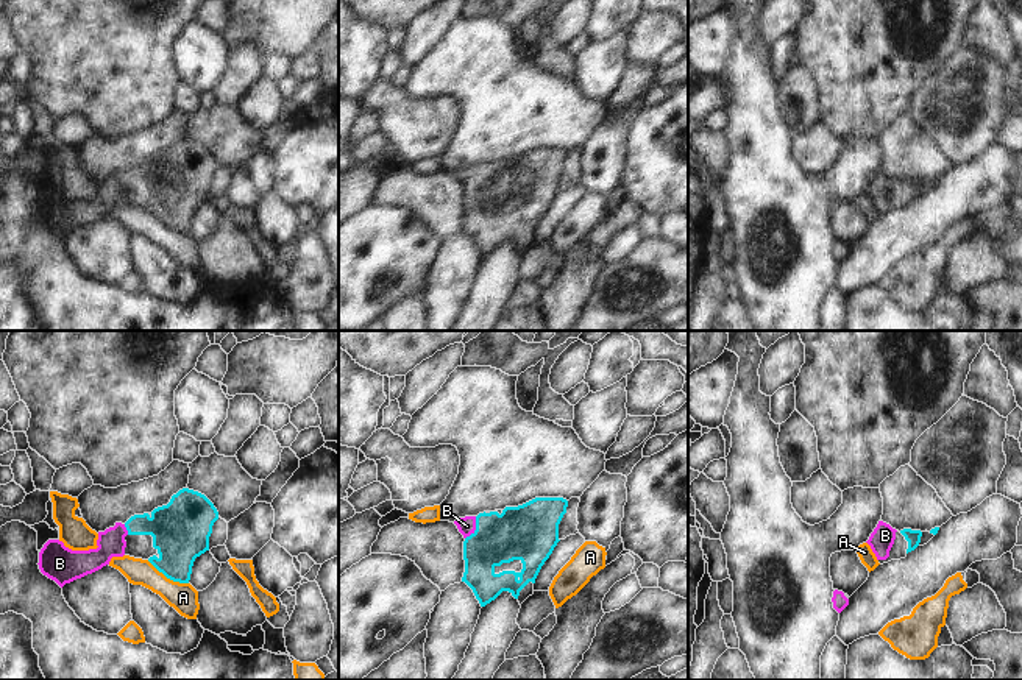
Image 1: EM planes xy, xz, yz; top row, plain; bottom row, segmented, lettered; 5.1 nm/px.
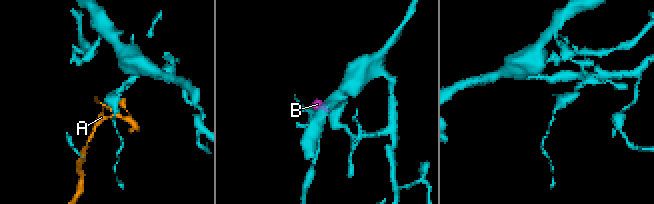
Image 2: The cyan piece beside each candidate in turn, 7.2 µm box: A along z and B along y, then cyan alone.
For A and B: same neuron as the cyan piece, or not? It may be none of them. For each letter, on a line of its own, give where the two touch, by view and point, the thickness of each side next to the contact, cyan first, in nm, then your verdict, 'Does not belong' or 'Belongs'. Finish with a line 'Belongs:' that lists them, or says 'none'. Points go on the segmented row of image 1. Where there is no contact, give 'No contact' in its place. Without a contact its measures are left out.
A: Touches cyan at xy (167, 577). Thickness 300 nm (cyan) against 150 nm. Does not belong
B: Touches cyan at xz (476, 527). Thickness 280 nm (cyan) against 90 nm. Belongs
Belongs: B.

